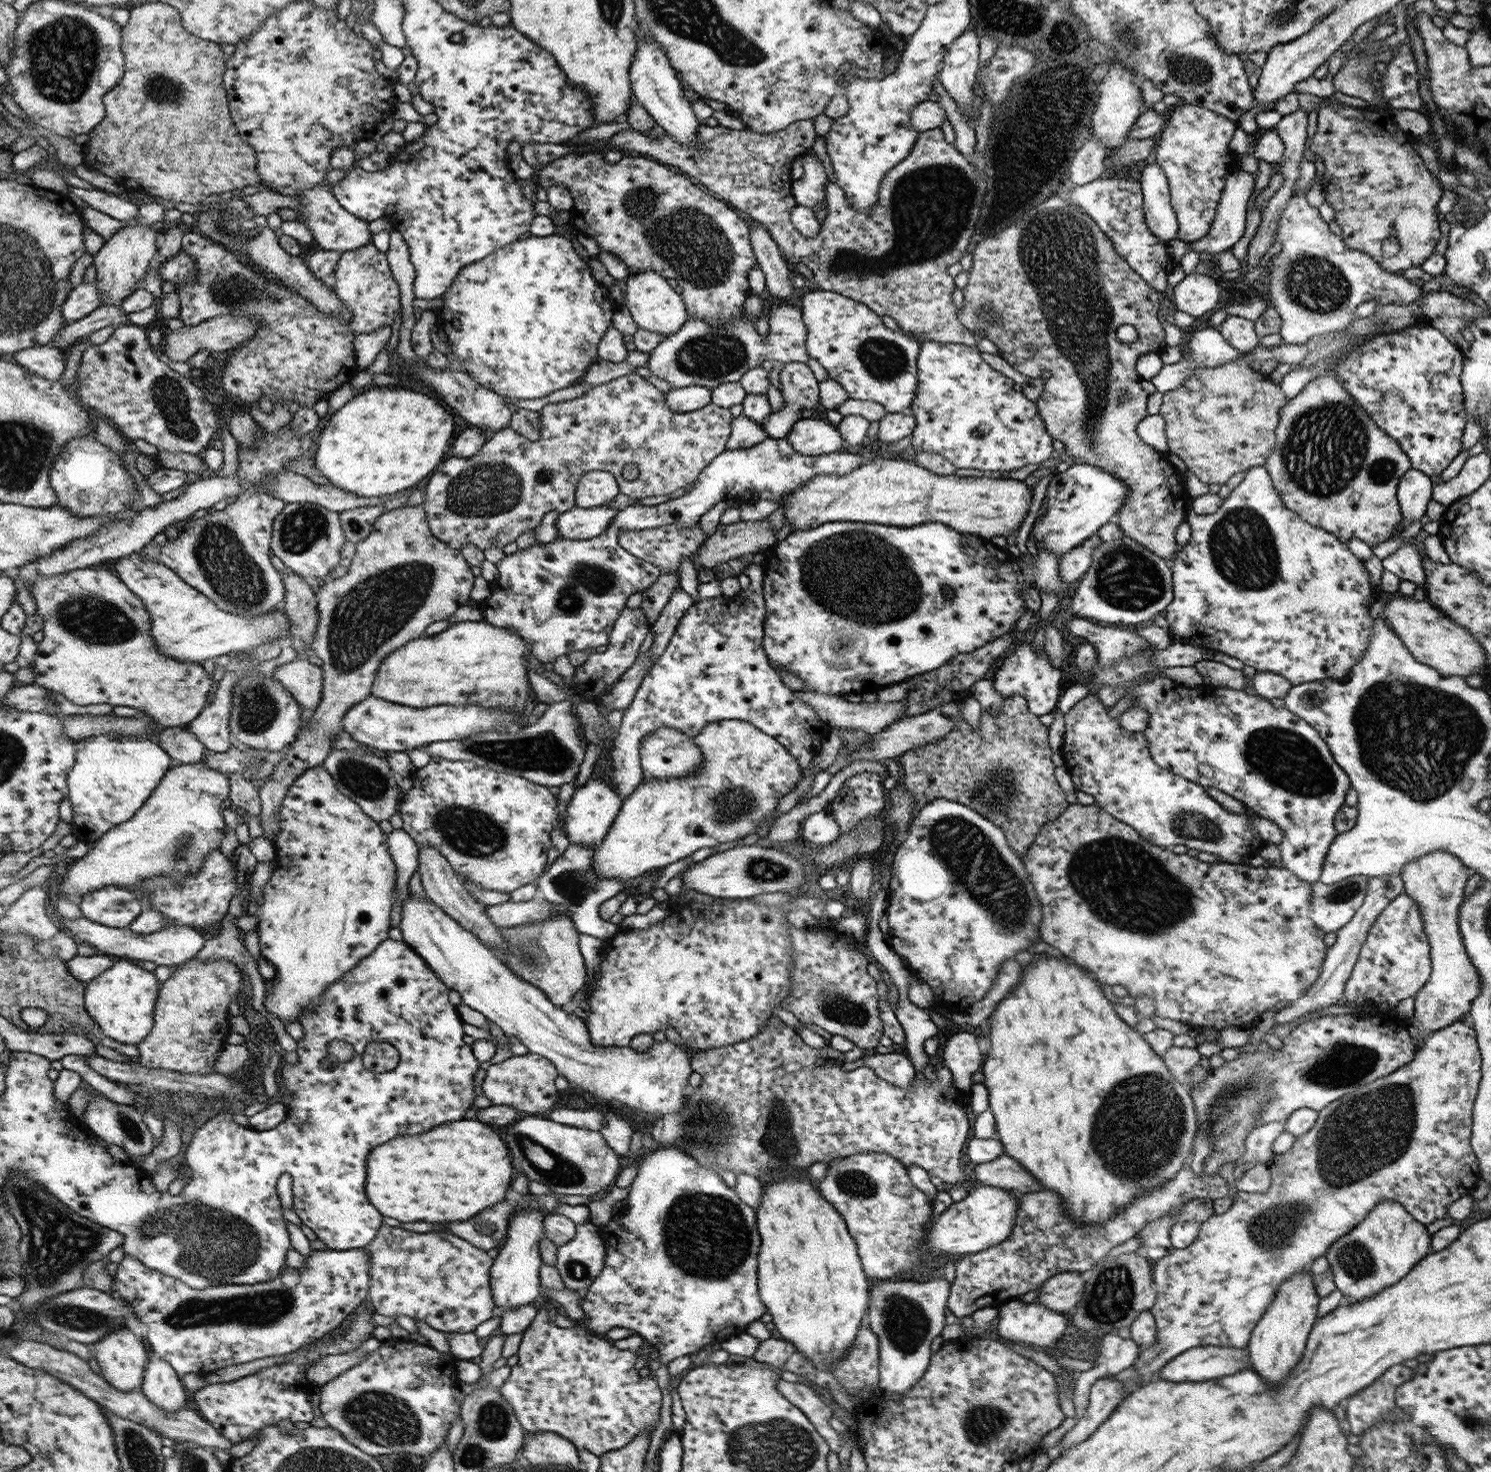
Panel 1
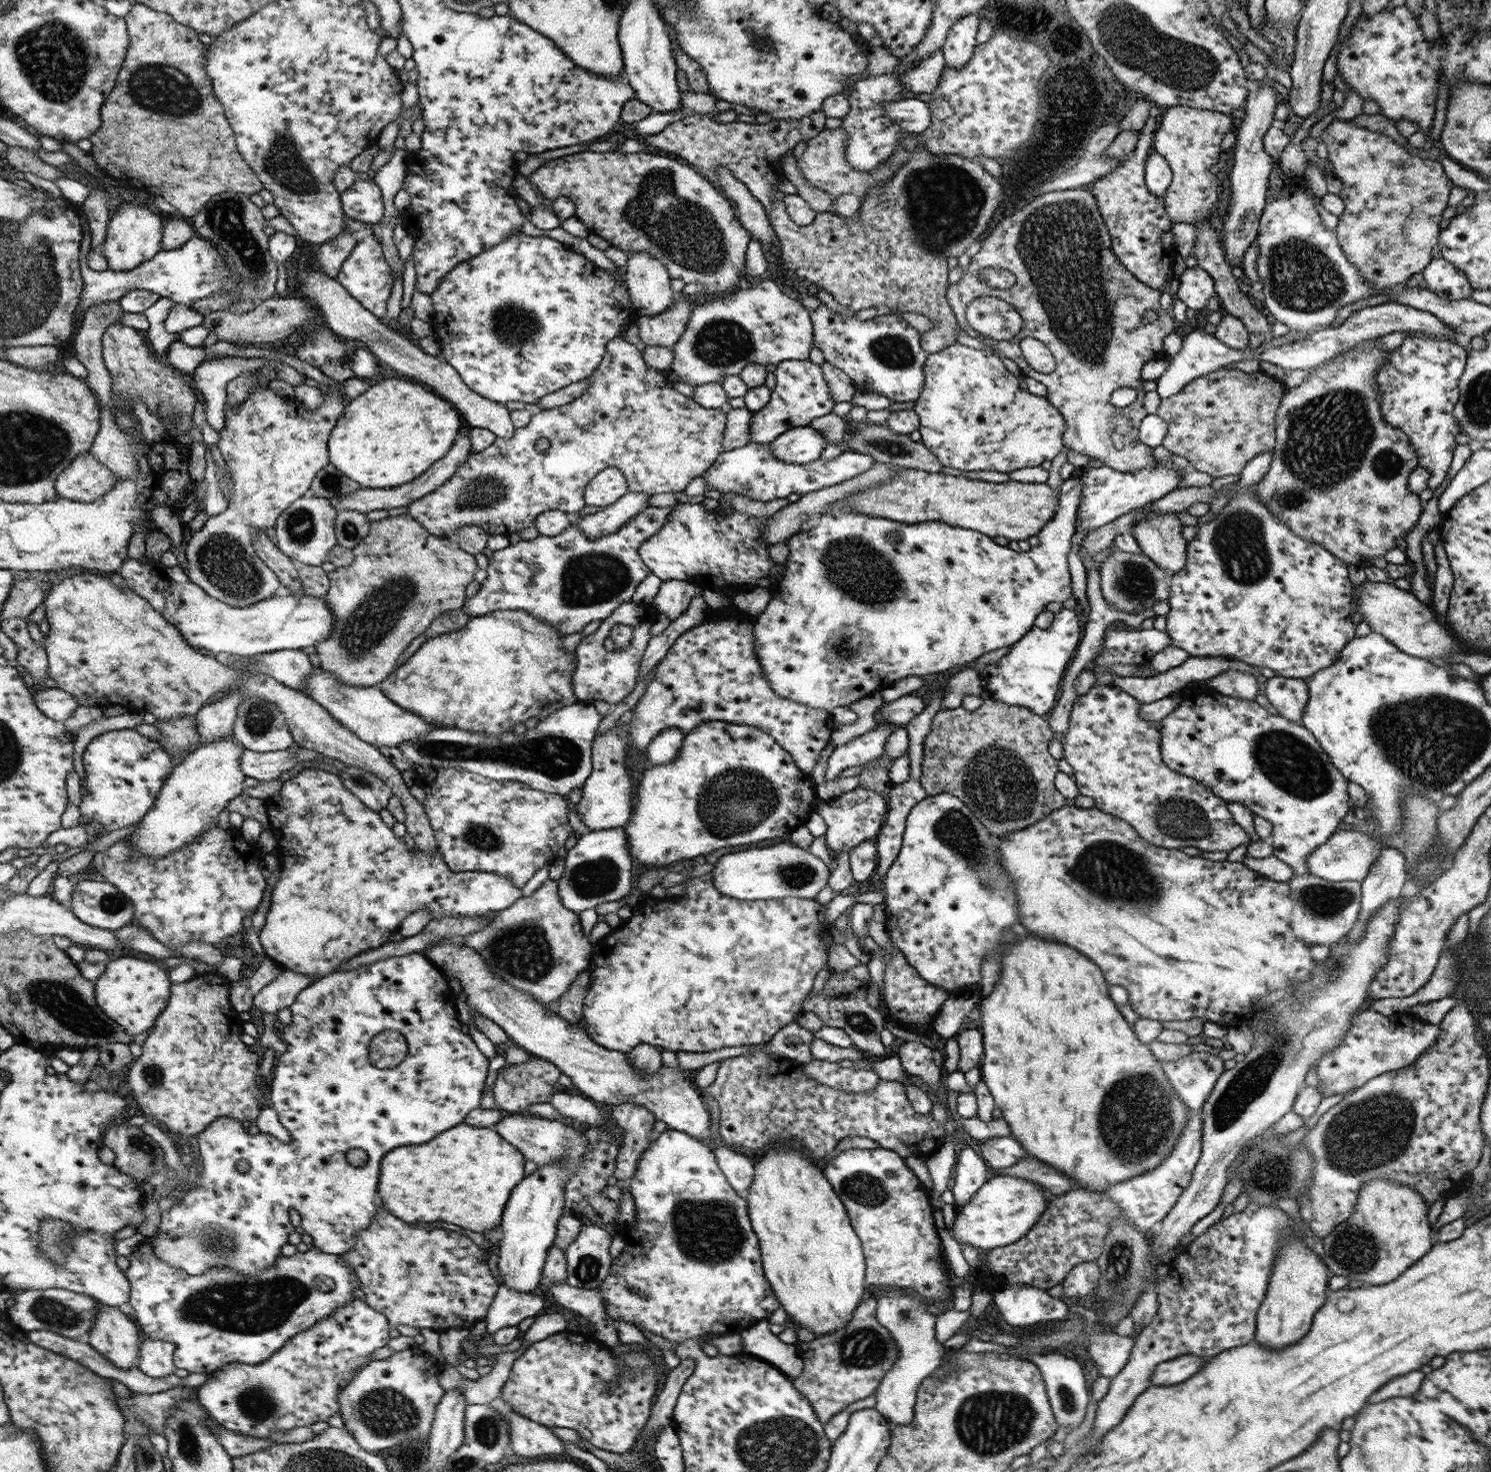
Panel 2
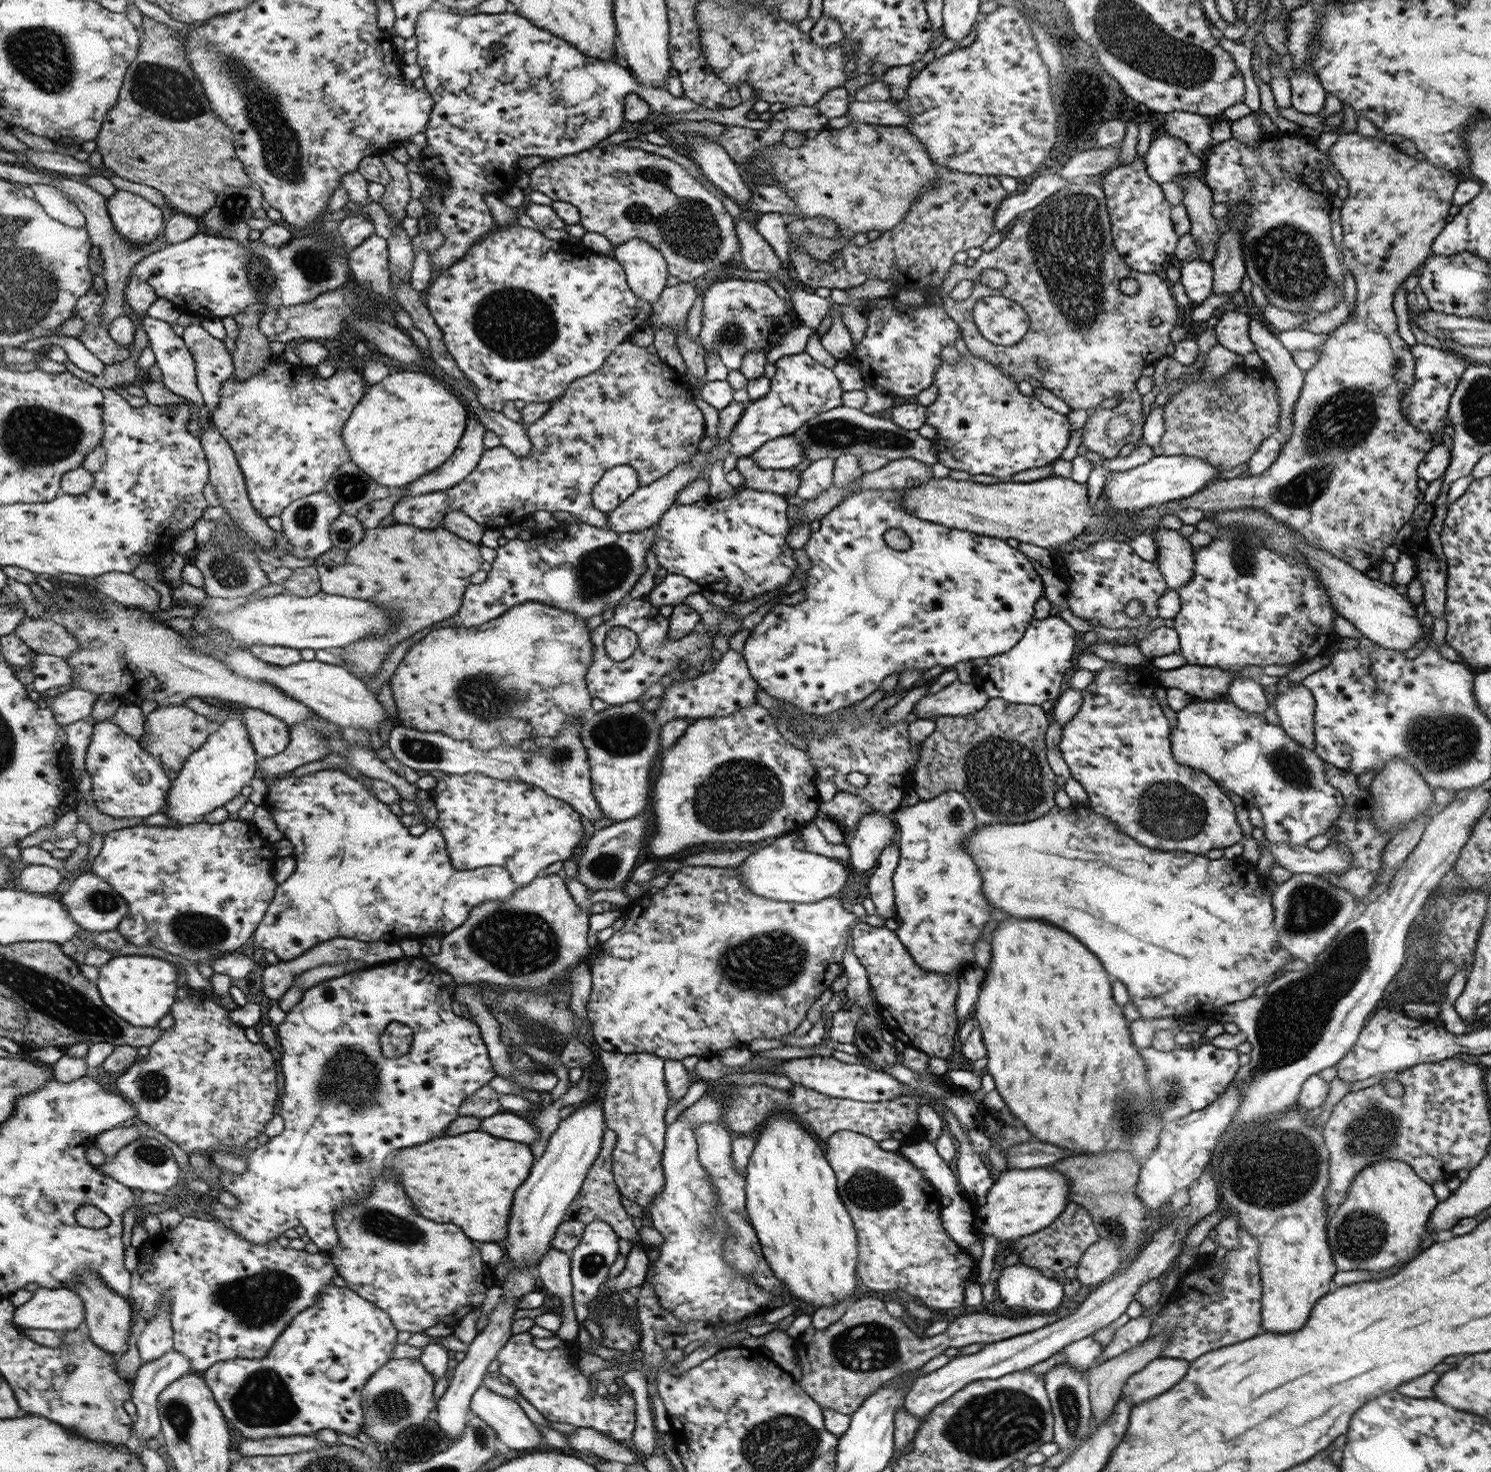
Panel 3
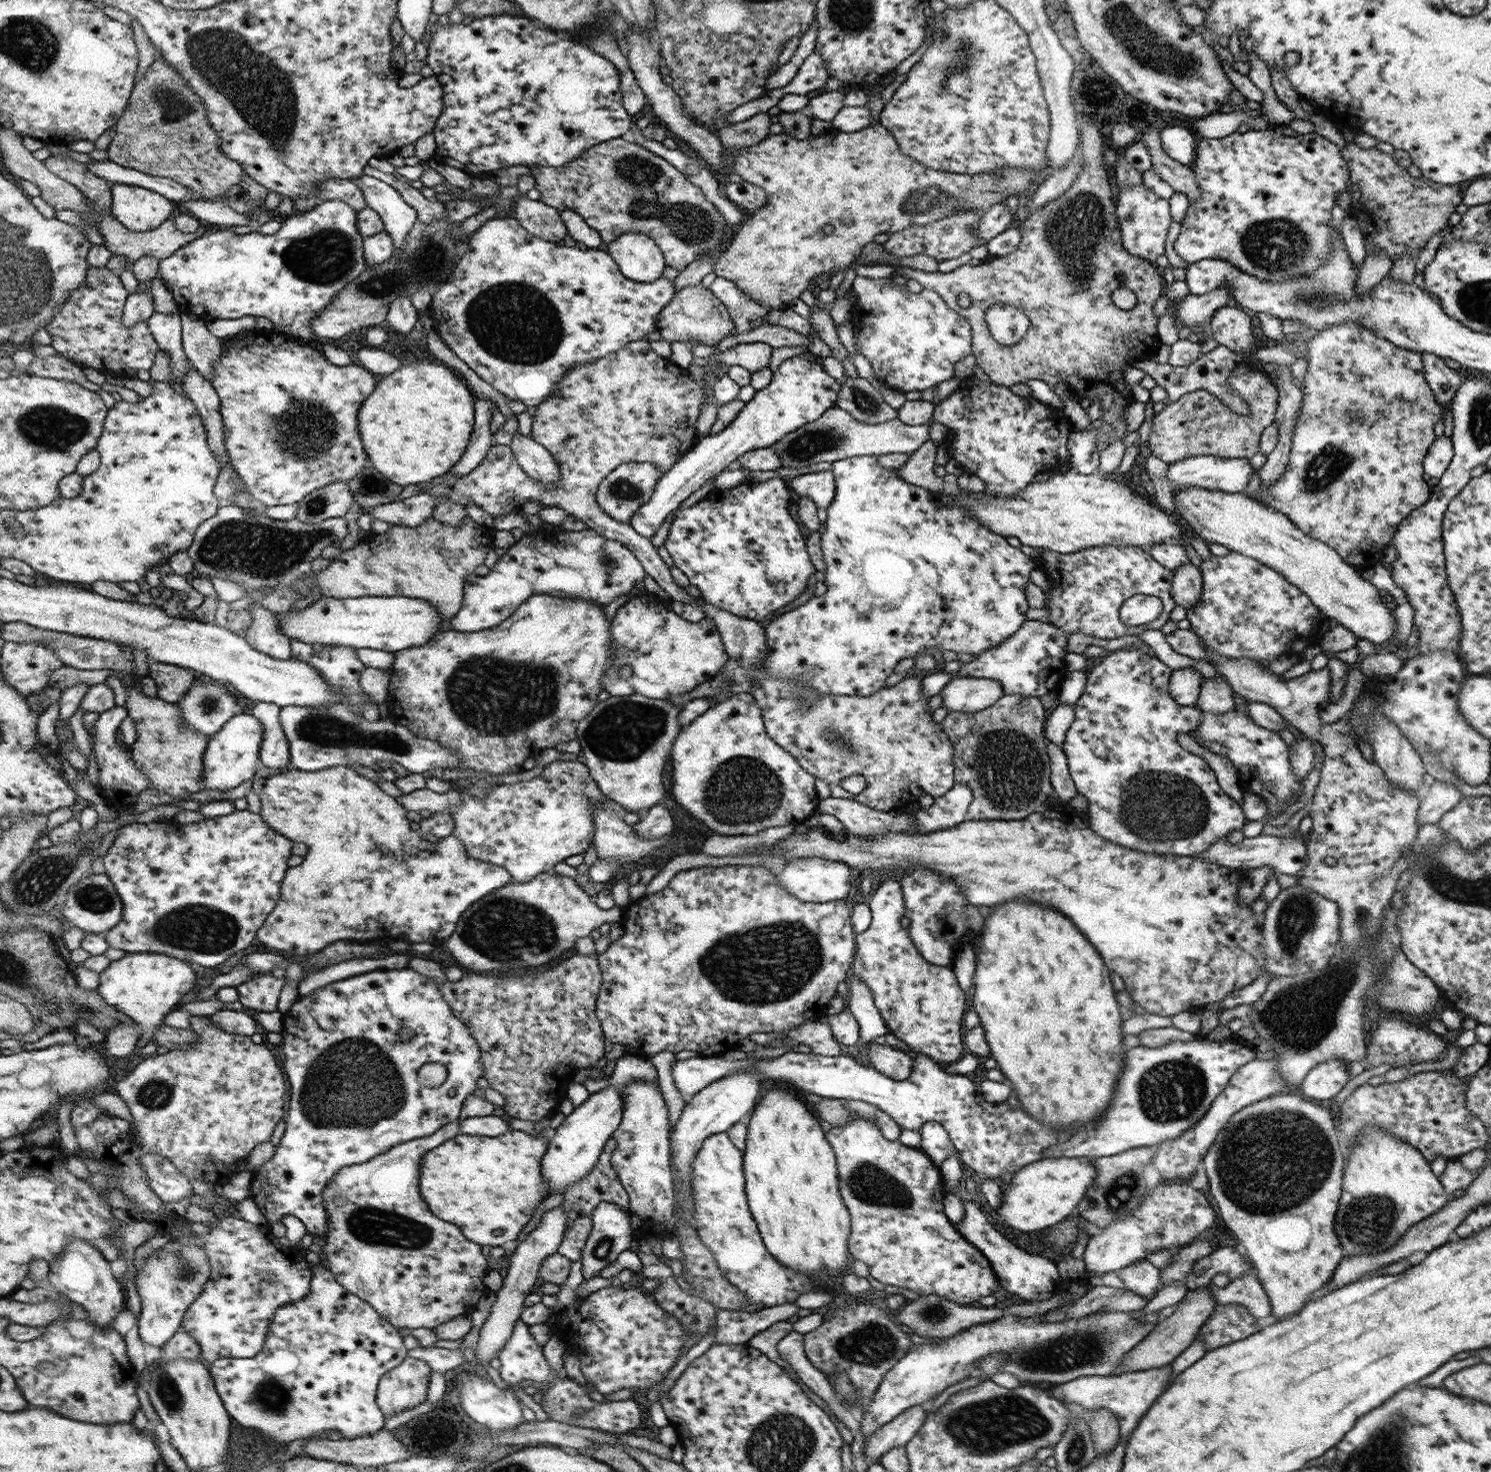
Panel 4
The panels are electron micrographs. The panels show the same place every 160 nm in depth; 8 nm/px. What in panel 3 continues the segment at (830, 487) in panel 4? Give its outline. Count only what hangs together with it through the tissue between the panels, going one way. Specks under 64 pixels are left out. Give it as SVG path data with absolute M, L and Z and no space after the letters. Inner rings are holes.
M819 458L801 472L801 483L796 496L816 500L833 485L834 458Z

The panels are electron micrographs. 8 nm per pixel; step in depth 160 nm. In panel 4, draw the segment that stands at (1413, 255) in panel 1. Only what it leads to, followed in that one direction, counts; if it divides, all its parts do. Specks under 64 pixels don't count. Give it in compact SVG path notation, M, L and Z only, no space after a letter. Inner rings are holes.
M1354 142L1348 143L1344 150L1340 151L1340 154L1346 165L1348 165L1351 184L1357 184L1360 192L1362 192L1360 198L1352 202L1349 213L1359 220L1360 228L1366 236L1365 247L1368 255L1376 249L1388 254L1393 262L1404 253L1410 253L1418 257L1434 234L1438 234L1440 230L1448 228L1450 214L1463 202L1460 185L1438 184L1424 177L1414 178L1406 168L1398 165L1393 155L1380 152L1380 150L1376 149L1376 146L1365 150L1364 148L1359 148ZM1347 320L1344 324L1332 324L1326 330L1321 330L1316 336L1313 336L1307 342L1307 345L1309 357L1307 373L1303 378L1302 413L1295 424L1296 428L1291 440L1292 446L1286 472L1268 488L1260 486L1256 494L1250 498L1254 498L1260 504L1284 514L1304 534L1333 548L1349 566L1357 570L1368 568L1368 566L1376 566L1383 559L1385 549L1393 542L1396 528L1398 528L1400 522L1408 517L1412 511L1428 502L1432 488L1422 479L1425 472L1423 461L1427 450L1436 438L1434 425L1438 421L1443 421L1445 408L1437 403L1432 389L1426 382L1422 354L1400 348L1383 338L1378 338L1366 326L1360 324L1359 320Z

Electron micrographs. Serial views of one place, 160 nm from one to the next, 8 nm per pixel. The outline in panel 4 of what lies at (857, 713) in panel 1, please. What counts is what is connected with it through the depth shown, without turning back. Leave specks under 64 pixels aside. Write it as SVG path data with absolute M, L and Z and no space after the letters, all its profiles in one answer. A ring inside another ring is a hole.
M972 677L953 678L940 693L943 696L943 707L953 714L984 710L1004 695L999 680Z

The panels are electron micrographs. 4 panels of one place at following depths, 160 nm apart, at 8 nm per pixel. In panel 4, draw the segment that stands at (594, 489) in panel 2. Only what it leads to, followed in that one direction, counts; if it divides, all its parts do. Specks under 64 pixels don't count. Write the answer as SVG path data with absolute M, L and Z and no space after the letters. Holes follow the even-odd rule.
M629 462L614 469L597 489L597 503L601 510L614 518L617 522L628 524L632 515L640 507L648 503L648 499L654 495L659 480L664 474L661 474L659 468L651 462Z

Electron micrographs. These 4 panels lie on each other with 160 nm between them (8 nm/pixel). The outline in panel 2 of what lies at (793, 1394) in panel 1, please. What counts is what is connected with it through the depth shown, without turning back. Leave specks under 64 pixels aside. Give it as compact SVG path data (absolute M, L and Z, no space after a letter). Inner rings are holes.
M874 1296L860 1302L848 1324L841 1330L816 1337L805 1343L793 1343L797 1355L803 1360L803 1373L794 1380L794 1386L813 1404L822 1424L857 1400L877 1390L884 1375L899 1357L899 1348L889 1330L875 1317L877 1299Z

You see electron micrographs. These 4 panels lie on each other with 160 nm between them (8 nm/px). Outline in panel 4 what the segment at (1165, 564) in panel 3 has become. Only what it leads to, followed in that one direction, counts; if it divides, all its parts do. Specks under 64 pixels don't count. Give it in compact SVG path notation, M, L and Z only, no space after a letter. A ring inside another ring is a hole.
M1186 563L1180 569L1172 572L1171 595L1178 606L1190 608L1199 603L1203 589L1203 580L1200 569Z

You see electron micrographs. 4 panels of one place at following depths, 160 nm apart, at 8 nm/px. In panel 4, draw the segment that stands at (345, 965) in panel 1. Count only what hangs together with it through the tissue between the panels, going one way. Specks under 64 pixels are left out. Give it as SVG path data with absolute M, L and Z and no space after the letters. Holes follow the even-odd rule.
M344 765L332 766L329 769L309 772L304 770L290 770L274 774L265 779L265 783L260 790L259 798L261 802L260 814L265 821L286 838L294 842L303 842L308 846L308 852L303 857L303 863L297 867L288 868L285 874L284 884L280 887L280 896L268 918L258 930L258 940L268 948L276 948L281 954L287 952L290 955L299 954L308 956L319 950L324 950L337 940L348 940L356 942L371 943L386 940L395 946L407 946L413 942L428 942L428 944L442 944L447 938L453 936L457 930L458 921L464 915L466 909L472 906L477 900L490 894L493 890L500 889L510 884L513 875L503 866L495 865L491 862L482 861L471 857L467 853L465 844L454 835L439 838L438 843L433 843L422 839L419 831L410 829L410 821L406 817L407 810L396 800L396 798L382 791L376 783L360 776L351 767Z

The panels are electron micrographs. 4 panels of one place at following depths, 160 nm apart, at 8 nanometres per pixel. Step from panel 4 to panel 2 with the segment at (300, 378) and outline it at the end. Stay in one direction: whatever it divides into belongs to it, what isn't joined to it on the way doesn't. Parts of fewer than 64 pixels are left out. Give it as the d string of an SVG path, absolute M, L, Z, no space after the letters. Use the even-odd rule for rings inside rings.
M339 387L324 388L323 389L324 400L320 403L318 408L315 408L313 412L308 410L300 401L294 399L286 399L280 397L273 389L269 388L257 388L254 392L248 395L248 398L235 407L225 407L225 425L222 431L219 432L220 439L218 440L217 447L221 450L222 456L227 464L227 468L231 474L231 480L233 482L231 498L228 500L228 509L217 516L211 516L208 521L202 526L202 530L194 533L192 532L192 538L185 544L186 554L186 569L185 574L189 576L189 579L198 586L205 589L205 593L209 594L212 598L217 598L220 602L230 603L232 606L243 607L253 605L258 601L265 601L270 597L273 597L278 590L278 586L281 584L281 580L274 574L272 570L264 562L262 562L260 556L257 554L256 547L254 546L254 534L258 532L266 532L267 529L276 526L278 517L280 517L295 501L301 497L308 495L308 491L313 486L314 477L325 469L331 462L329 455L329 438L333 429L336 426L336 422L342 417L344 408L348 405L350 398L346 400L345 396L340 392Z

